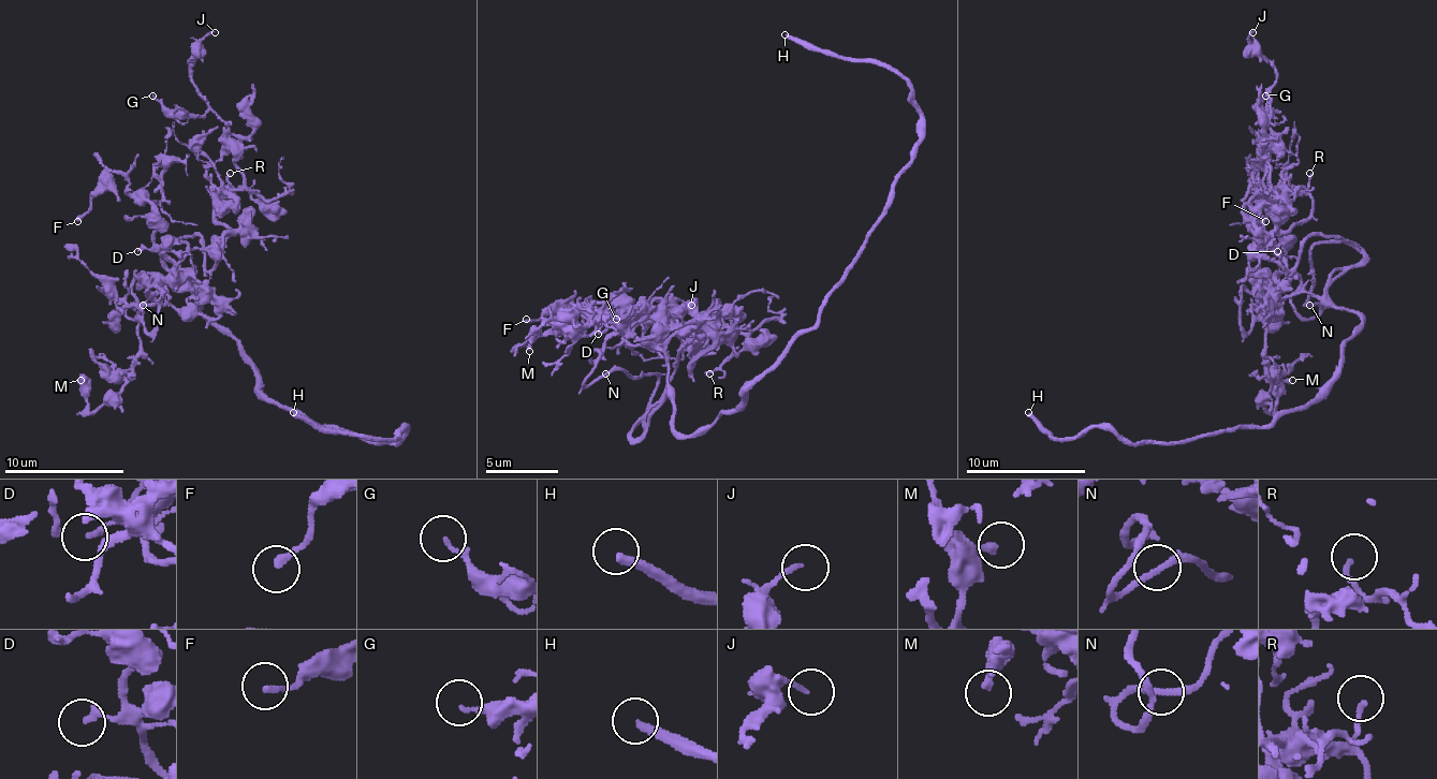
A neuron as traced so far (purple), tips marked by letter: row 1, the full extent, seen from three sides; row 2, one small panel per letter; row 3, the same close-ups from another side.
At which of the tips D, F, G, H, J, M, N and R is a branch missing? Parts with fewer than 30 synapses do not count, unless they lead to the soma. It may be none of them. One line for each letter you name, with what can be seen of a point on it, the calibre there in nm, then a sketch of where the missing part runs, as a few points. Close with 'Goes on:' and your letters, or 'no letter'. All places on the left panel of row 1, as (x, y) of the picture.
H: (293, 412) | 280 nm | (293, 412), (268, 412), (170, 382), (134, 385), (126, 395), (29, 382)
Goes on: H

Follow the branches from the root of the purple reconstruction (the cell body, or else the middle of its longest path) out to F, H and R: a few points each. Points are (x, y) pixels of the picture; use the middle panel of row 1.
F: (695, 430), (673, 427), (666, 355), (619, 329), (616, 294), (590, 315), (554, 305), (526, 319)
H: (695, 430), (731, 413), (818, 319), (919, 138), (919, 103), (897, 74), (785, 34)
R: (695, 430), (666, 395), (630, 435), (680, 348), (713, 340), (691, 377), (734, 326), (746, 344), (709, 373)

